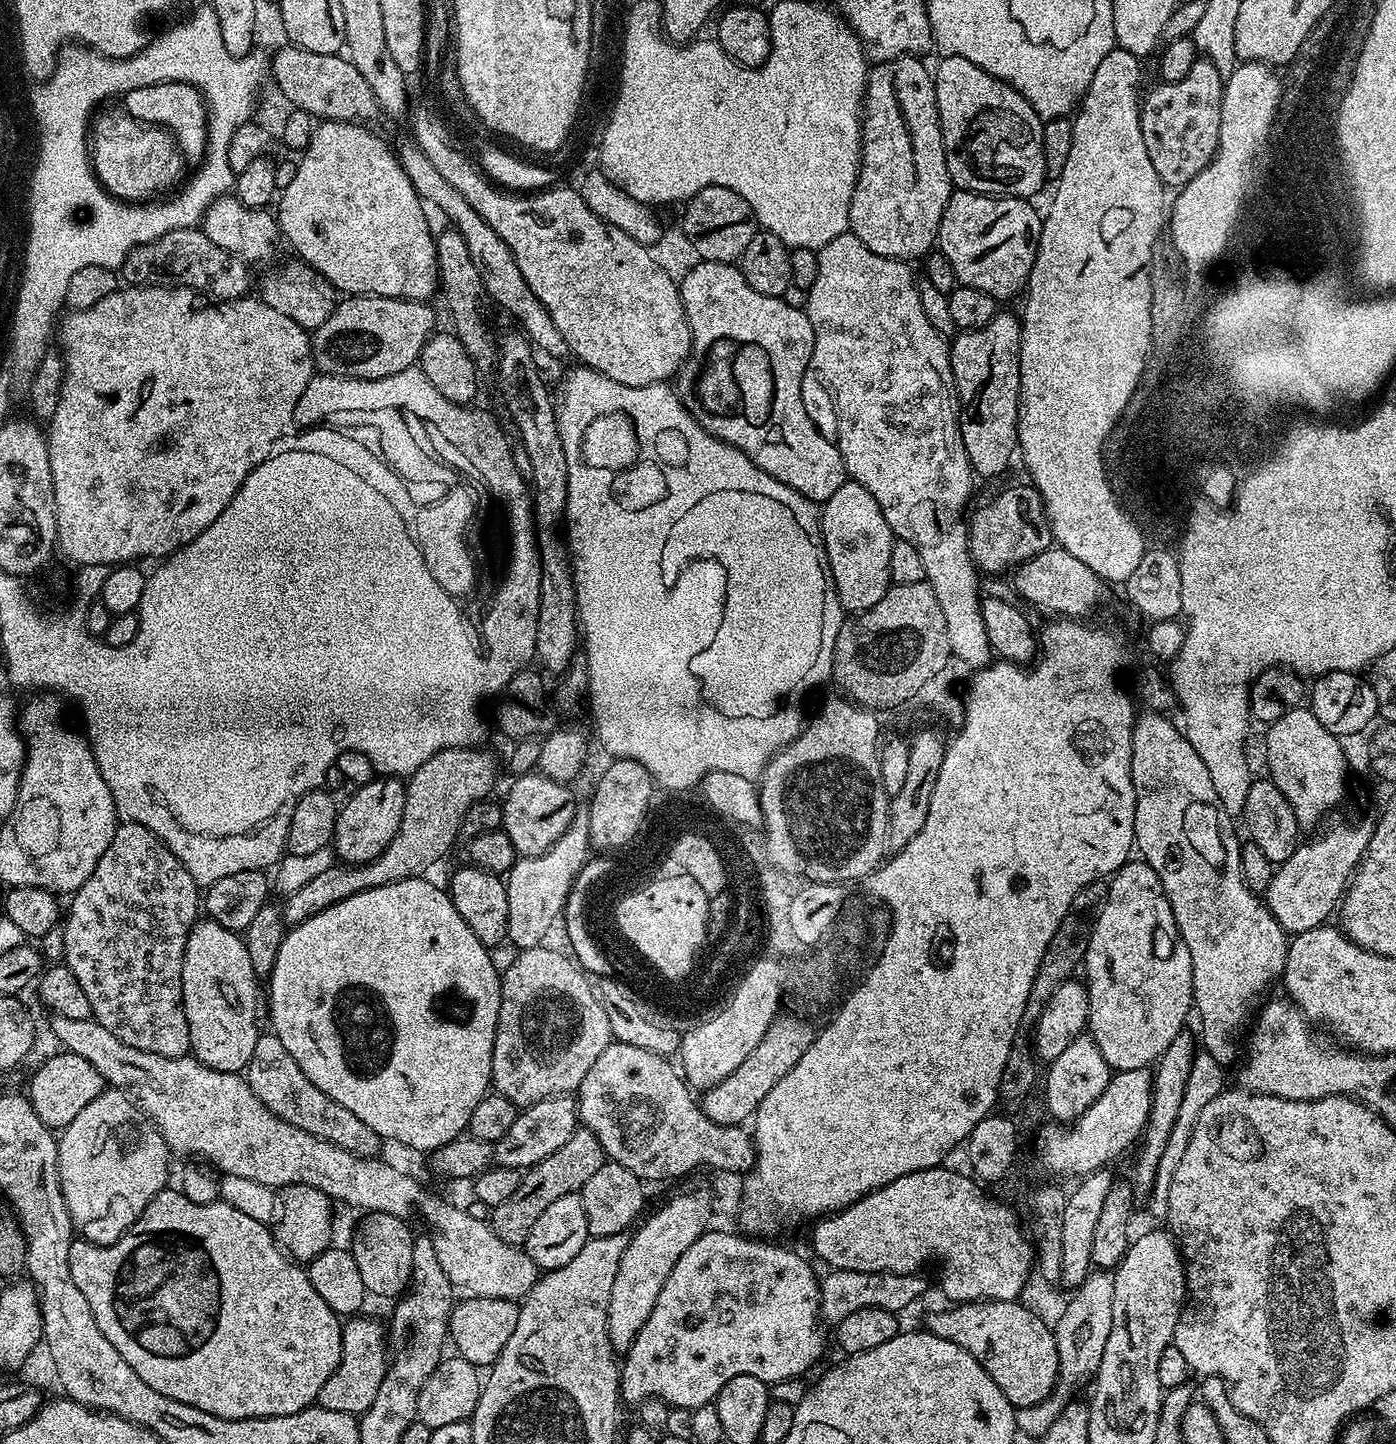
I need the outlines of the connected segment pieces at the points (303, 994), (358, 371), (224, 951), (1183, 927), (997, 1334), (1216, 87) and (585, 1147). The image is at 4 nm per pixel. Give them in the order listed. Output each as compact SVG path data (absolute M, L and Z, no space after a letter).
M428 878L403 880L359 892L326 910L315 912L310 918L285 931L274 970L266 980L271 1031L278 1042L282 1042L286 1050L290 1050L290 1058L294 1058L298 1066L302 1066L302 1074L306 1074L306 1078L310 1078L310 1082L314 1082L314 1086L318 1086L322 1094L346 1106L350 1114L358 1114L358 1118L362 1118L362 1122L366 1122L366 1126L370 1126L370 1130L377 1132L385 1141L397 1140L416 1152L431 1154L435 1148L446 1146L446 1142L465 1135L470 1114L474 1114L474 1106L478 1106L478 1102L482 1102L482 1098L490 1092L501 978L498 968L496 972L492 955L482 942L478 942L474 930L466 926L447 891L441 885L439 888L438 885L431 884Z
M352 294L341 299L330 318L311 333L315 371L325 376L377 380L413 367L437 327L432 306L423 300L399 300L385 296Z
M207 918L197 919L196 923L192 925L191 930L188 931L186 946L184 947L184 957L182 958L182 998L184 999L184 1009L186 1010L186 1026L190 1026L191 1055L214 1070L240 1074L247 1069L250 1062L250 1054L254 1054L256 1040L262 1034L261 1029L256 1029L256 984L258 984L258 977L254 974L254 966L250 966L250 954L243 939L237 933L223 928L218 922Z
M1148 710L1143 714L1137 715L1136 725L1132 727L1132 781L1136 791L1136 813L1134 814L1136 842L1134 848L1142 857L1144 863L1149 864L1154 870L1154 874L1158 874L1158 878L1164 887L1164 892L1168 896L1170 910L1174 914L1174 922L1178 926L1182 942L1190 954L1192 998L1195 1015L1197 1017L1200 1015L1200 1032L1204 1035L1204 1044L1202 1040L1203 1051L1209 1052L1217 1064L1228 1066L1228 1064L1234 1063L1236 1055L1239 1052L1241 1055L1242 1052L1241 1041L1240 1044L1236 1041L1235 1032L1239 1030L1240 1024L1246 1023L1245 1025L1247 1025L1249 1023L1250 1017L1261 1007L1262 1001L1265 999L1264 991L1275 980L1277 983L1284 975L1290 936L1289 933L1284 931L1284 927L1270 914L1265 901L1245 884L1244 875L1242 874L1242 862L1240 861L1240 845L1242 840L1241 837L1236 837L1236 832L1232 829L1232 824L1234 824L1233 817L1229 816L1228 811L1220 804L1218 794L1214 790L1214 781L1210 778L1210 770L1206 770L1206 762L1202 762L1202 758L1198 758L1198 750L1194 750L1194 746L1190 746L1187 735L1179 727L1176 729L1168 719L1167 715Z
M969 1300L948 1307L952 1308L944 1308L929 1318L927 1331L962 1346L994 1378L1013 1408L1029 1408L1048 1399L1060 1379L1060 1355L1051 1327L1014 1300Z
M1198 58L1186 78L1157 83L1157 88L1143 97L1140 105L1142 142L1146 142L1146 154L1150 154L1154 170L1158 170L1158 178L1169 189L1183 188L1215 158L1220 145L1224 82L1225 77L1218 74L1214 62Z
M583 1126L577 1127L562 1146L558 1147L549 1157L527 1169L521 1175L520 1185L515 1196L510 1197L502 1206L491 1209L490 1223L494 1234L502 1238L502 1242L522 1246L526 1238L530 1238L530 1229L539 1216L548 1209L555 1200L566 1194L580 1192L586 1186L586 1181L606 1163L602 1150L602 1142L594 1138L594 1134Z

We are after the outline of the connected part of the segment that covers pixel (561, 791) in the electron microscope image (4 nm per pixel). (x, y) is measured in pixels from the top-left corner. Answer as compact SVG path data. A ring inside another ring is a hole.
M533 770L527 774L515 777L508 797L502 800L504 822L502 831L514 842L520 856L541 856L544 852L566 834L570 822L576 816L578 805L572 797L572 788L567 784L560 784L541 776L539 771Z

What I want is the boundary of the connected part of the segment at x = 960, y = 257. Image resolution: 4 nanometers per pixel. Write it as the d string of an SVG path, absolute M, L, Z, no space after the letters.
M953 191L942 214L938 251L950 258L957 285L965 284L974 290L982 290L982 294L997 298L1016 296L1019 292L1021 295L1027 289L1030 270L1034 266L1034 258L1040 245L1042 223L1041 213L1036 213L1028 204L1031 203L1019 196L985 196L982 192Z

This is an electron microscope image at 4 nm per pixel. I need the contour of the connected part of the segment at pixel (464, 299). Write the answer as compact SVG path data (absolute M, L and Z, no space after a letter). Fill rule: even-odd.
M454 230L447 231L436 236L436 261L440 271L438 288L442 296L444 292L444 300L448 303L454 334L460 339L462 346L466 346L466 350L481 369L491 369L498 352L494 347L494 336L492 340L491 334L488 333L487 322L480 317L480 298L482 299L485 295L485 290L480 283L478 270L475 269L474 262L471 261L462 234L458 234Z

